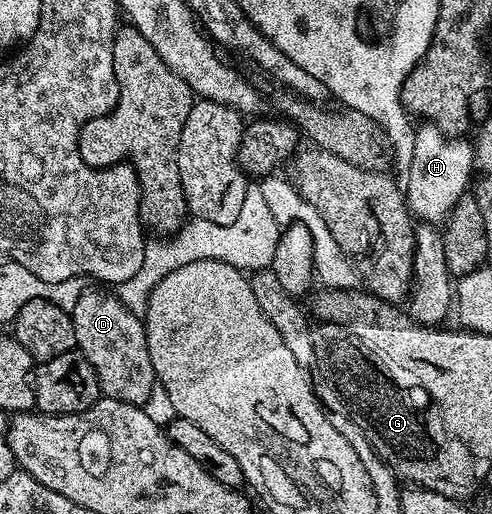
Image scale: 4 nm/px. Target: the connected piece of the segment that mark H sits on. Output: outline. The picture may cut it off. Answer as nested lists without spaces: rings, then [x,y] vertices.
[[[431,124],[421,125],[416,134],[414,160],[406,187],[408,208],[421,223],[444,224],[473,181],[474,146],[467,137],[449,136]]]

